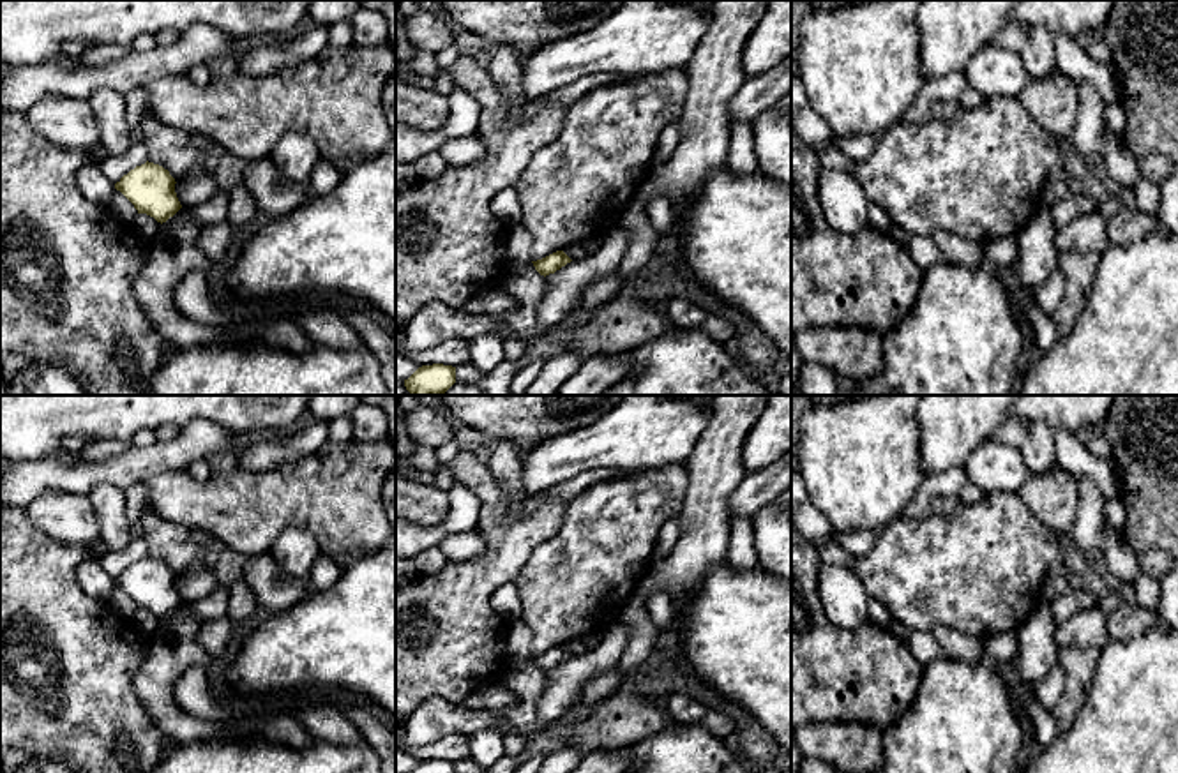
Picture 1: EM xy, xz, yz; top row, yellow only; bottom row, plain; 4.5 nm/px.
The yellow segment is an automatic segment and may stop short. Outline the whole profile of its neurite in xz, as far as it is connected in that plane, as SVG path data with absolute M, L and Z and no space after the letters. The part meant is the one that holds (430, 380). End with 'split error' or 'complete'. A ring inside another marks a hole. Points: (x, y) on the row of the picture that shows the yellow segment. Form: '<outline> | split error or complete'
M433 364L419 367L404 386L412 395L443 395L456 383L456 367Z | complete

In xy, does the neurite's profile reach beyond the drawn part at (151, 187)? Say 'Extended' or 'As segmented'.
As segmented

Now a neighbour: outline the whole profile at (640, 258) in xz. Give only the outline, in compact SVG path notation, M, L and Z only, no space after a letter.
M634 196L618 222L629 235L625 256L618 266L623 284L655 270L659 231L650 224L646 201Z

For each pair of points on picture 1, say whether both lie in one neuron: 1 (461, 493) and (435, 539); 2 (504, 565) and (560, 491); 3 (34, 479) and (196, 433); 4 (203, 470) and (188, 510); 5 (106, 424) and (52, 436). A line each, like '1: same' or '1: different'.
1: same
2: different
3: same
4: different
5: same

